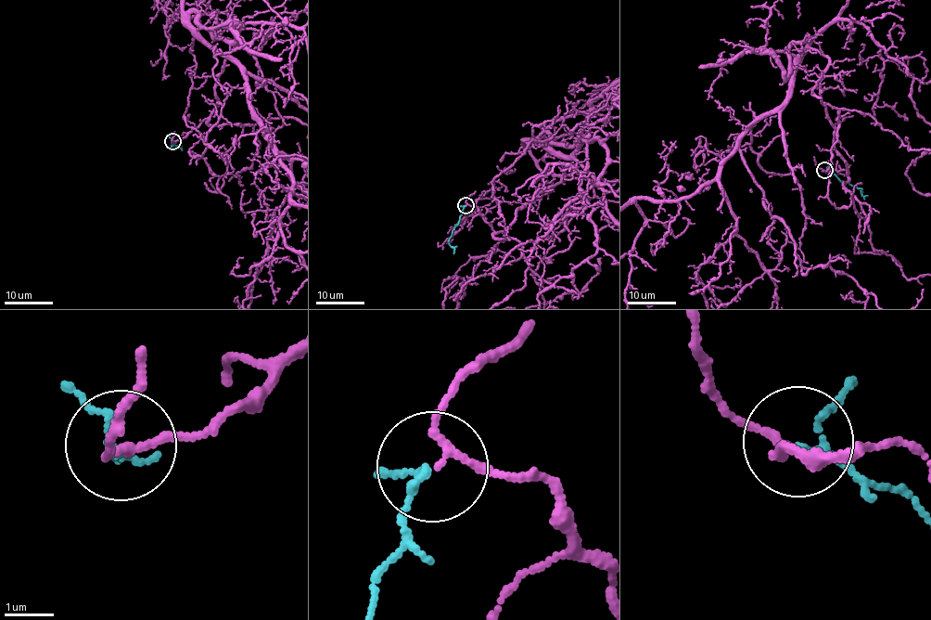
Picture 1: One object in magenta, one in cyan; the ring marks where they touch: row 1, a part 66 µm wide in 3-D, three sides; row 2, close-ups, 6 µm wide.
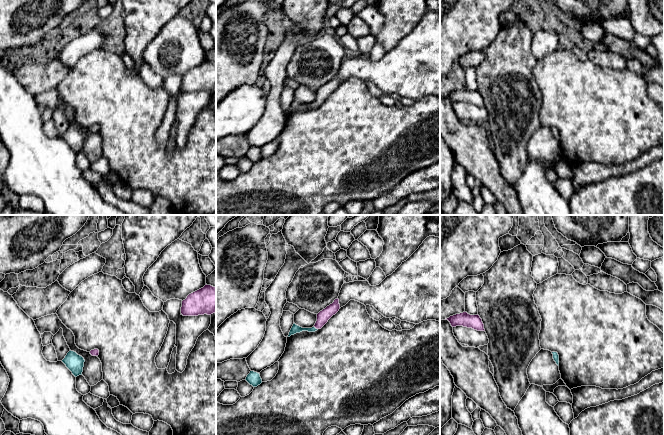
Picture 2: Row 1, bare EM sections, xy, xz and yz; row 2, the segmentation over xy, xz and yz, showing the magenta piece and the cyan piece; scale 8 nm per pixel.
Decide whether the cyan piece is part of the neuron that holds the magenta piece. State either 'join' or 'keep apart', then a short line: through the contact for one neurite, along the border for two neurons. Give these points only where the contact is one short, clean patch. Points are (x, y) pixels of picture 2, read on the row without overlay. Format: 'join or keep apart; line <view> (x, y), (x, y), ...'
join; line xz (323, 92), (316, 104), (295, 104)

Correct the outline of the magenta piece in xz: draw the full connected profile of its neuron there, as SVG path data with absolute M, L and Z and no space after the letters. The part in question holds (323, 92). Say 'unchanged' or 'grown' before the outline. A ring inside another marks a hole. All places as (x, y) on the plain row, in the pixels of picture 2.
grown; M337 74L332 80L330 80L317 90L317 97L312 104L302 104L294 99L288 113L302 107L315 108L318 105L321 105L328 98L328 96L339 87L339 85L340 80L339 75Z

